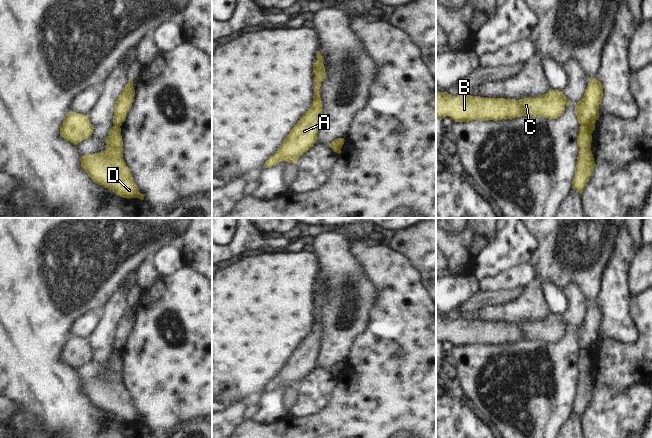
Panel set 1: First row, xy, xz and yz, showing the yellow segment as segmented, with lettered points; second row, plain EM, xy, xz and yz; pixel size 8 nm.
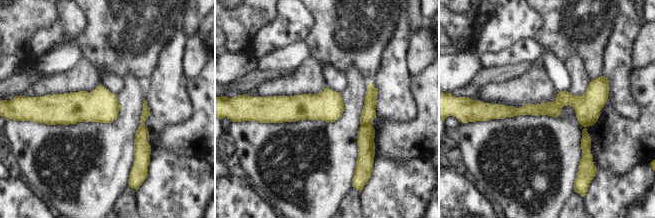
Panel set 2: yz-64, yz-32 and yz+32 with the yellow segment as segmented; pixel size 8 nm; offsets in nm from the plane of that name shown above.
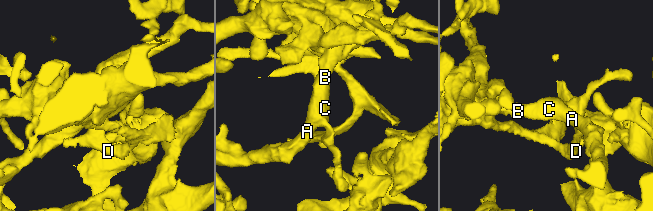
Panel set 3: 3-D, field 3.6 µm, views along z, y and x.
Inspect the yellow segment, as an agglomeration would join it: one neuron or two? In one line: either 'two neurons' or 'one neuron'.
two neurons

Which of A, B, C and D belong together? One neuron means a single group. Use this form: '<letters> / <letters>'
A B C / D

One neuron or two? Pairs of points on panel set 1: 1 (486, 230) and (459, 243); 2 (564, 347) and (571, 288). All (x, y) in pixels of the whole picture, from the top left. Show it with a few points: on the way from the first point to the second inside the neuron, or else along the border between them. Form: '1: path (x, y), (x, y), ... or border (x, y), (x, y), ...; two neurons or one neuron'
1: path (479, 233), (469, 243), (466, 243); one neuron
2: path (570, 332), (573, 325), (573, 303); one neuron

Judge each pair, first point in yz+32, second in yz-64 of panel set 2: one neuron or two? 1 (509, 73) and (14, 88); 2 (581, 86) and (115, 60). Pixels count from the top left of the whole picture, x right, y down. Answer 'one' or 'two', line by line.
1: one
2: two

